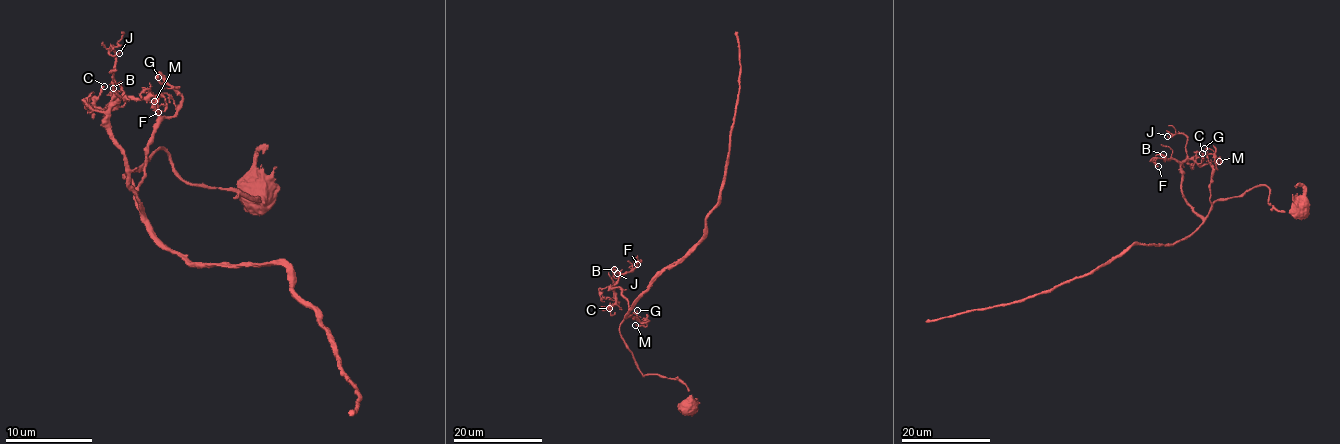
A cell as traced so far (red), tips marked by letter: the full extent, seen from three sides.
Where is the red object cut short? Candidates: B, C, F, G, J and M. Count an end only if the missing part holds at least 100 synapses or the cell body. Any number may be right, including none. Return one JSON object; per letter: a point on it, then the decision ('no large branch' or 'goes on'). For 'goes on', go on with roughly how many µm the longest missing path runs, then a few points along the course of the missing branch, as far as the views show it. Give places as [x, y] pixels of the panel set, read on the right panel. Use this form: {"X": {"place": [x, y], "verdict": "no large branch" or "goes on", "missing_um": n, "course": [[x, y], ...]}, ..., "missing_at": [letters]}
{"B": {"place": [1163, 154], "verdict": "no large branch"}, "C": {"place": [1202, 153], "verdict": "no large branch"}, "F": {"place": [1158, 166], "verdict": "no large branch"}, "G": {"place": [1204, 148], "verdict": "no large branch"}, "J": {"place": [1167, 136], "verdict": "no large branch"}, "M": {"place": [1219, 161], "verdict": "no large branch"}, "missing_at": []}

